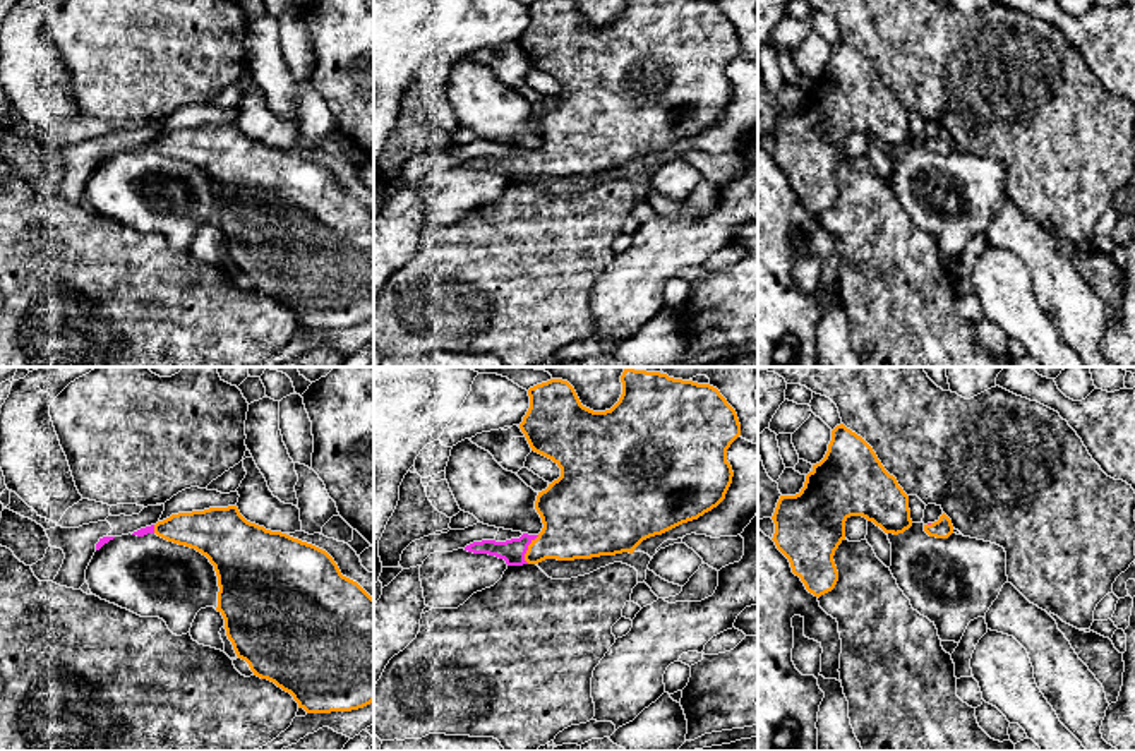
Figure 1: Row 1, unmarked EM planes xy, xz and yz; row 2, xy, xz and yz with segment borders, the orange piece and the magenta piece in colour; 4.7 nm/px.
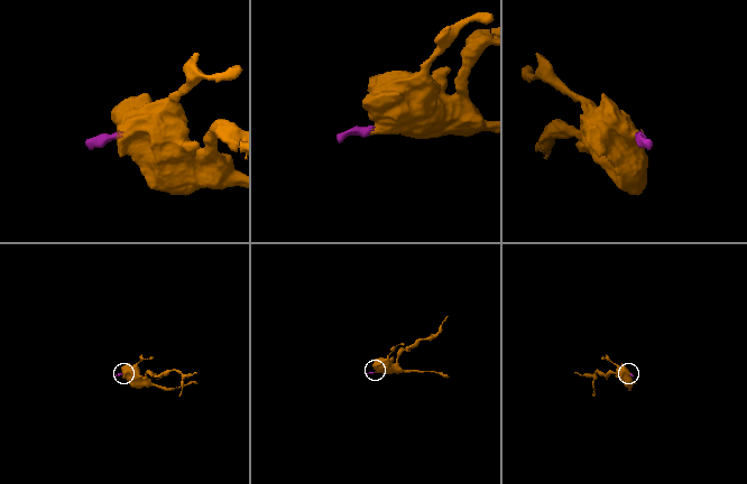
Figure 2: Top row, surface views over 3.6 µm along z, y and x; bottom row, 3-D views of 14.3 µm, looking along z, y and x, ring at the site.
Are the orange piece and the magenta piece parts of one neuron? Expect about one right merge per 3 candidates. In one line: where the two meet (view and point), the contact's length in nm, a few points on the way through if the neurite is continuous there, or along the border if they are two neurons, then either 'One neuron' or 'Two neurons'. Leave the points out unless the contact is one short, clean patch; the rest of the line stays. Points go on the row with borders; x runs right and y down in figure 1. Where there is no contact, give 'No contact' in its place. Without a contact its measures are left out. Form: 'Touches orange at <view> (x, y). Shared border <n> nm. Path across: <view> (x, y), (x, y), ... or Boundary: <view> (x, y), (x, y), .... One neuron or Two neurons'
Touches orange at xz (528, 549). Shared border 150 nm. Path across: xz (575, 523), (554, 542), (528, 549), (513, 551). One neuron

